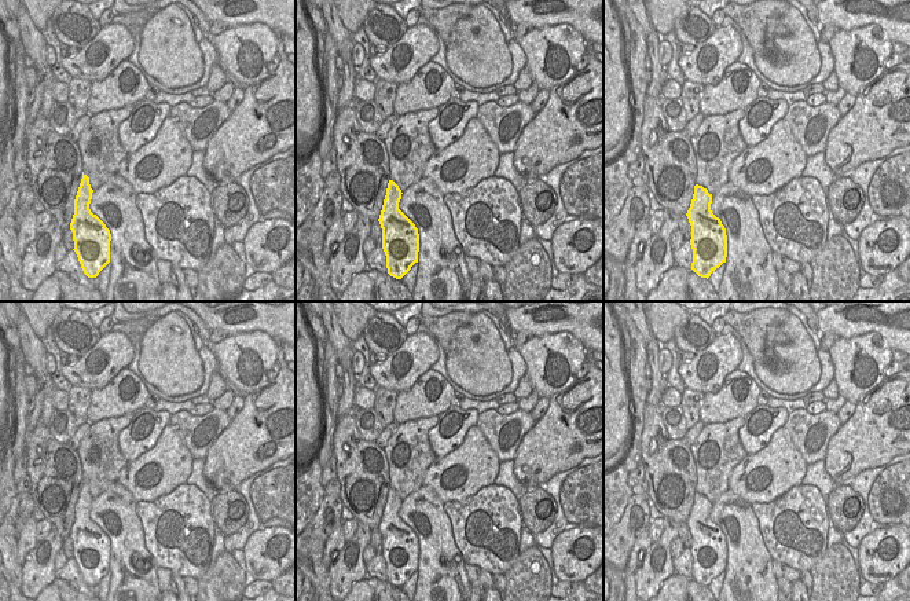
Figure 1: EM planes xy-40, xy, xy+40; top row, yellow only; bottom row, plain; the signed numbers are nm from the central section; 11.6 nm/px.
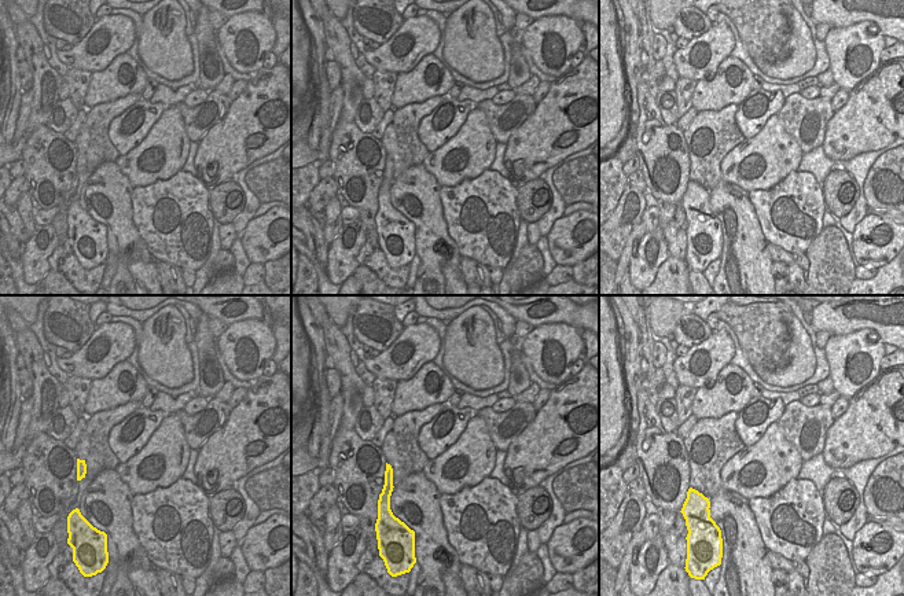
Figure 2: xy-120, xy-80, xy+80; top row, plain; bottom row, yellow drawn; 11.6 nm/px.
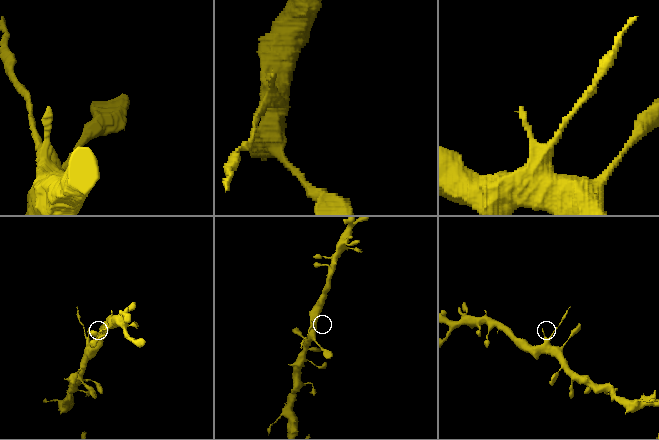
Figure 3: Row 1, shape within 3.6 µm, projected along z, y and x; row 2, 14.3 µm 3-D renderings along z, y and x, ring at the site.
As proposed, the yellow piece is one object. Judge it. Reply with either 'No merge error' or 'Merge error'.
Merge error

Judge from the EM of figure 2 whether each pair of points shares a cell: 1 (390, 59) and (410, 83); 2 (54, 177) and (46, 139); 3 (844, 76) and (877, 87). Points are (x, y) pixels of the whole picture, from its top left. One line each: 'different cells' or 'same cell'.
1: different cells
2: same cell
3: different cells

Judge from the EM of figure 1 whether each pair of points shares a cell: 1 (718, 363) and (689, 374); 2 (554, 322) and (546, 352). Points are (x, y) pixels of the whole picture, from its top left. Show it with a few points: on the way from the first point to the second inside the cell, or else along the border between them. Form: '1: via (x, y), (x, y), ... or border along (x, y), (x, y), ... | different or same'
1: via (712, 366), (701, 374), (696, 374) | same
2: border along (535, 336), (569, 332), (582, 344) | different

